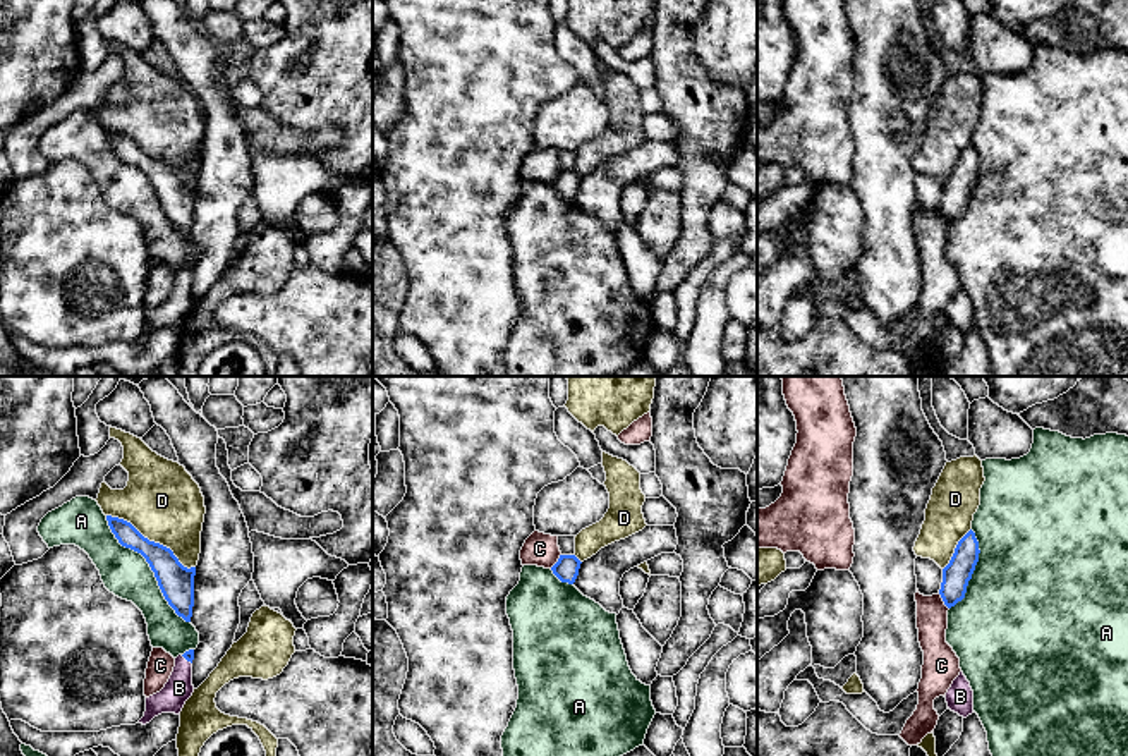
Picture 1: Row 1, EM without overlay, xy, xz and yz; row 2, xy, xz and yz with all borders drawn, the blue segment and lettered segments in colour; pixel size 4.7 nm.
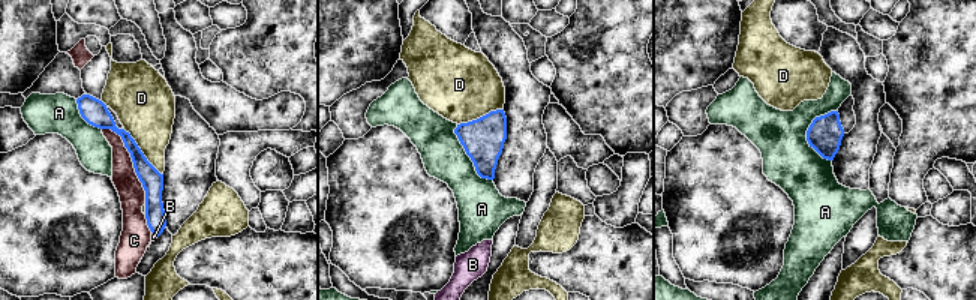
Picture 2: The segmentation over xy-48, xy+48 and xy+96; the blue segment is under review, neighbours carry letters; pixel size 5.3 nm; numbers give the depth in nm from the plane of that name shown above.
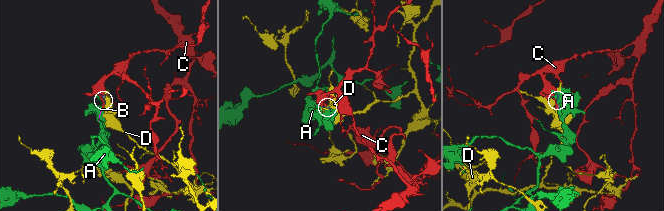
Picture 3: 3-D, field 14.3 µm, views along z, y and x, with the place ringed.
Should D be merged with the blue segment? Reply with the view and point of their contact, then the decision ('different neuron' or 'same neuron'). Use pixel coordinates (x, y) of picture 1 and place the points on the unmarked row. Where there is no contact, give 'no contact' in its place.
meets blue in xy at (151, 157); different neuron

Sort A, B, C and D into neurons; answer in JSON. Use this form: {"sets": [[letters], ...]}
{"sets": [["A"], ["B"], ["C"], ["D"]]}

